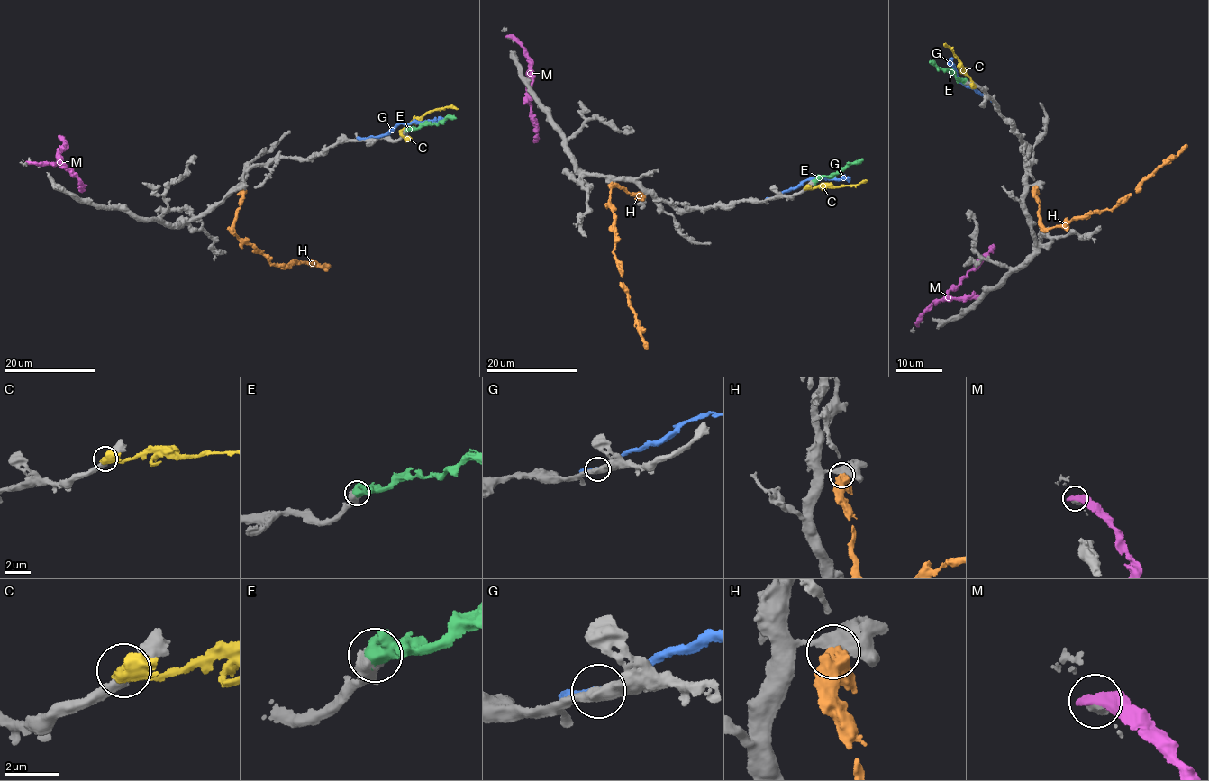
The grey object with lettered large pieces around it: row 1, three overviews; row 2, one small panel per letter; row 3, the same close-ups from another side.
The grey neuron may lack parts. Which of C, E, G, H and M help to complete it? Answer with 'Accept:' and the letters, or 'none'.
Accept: E

